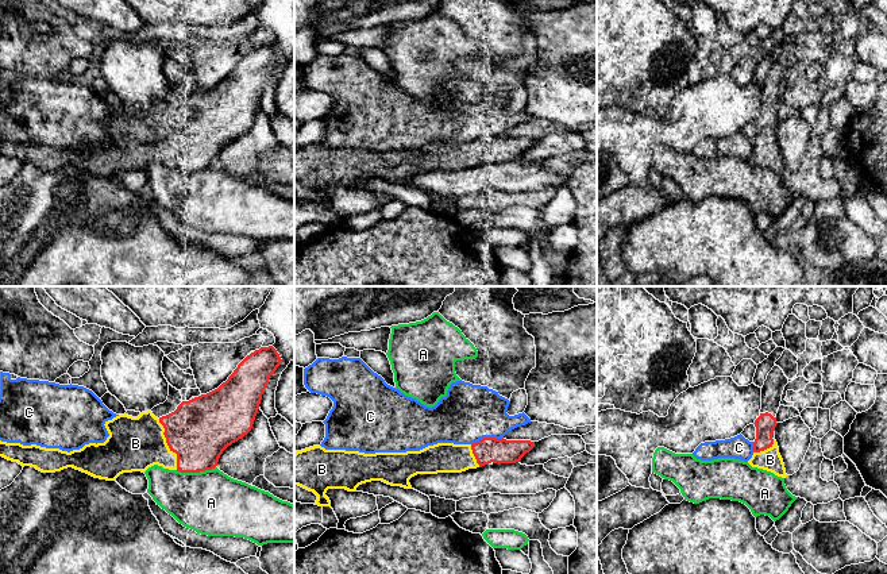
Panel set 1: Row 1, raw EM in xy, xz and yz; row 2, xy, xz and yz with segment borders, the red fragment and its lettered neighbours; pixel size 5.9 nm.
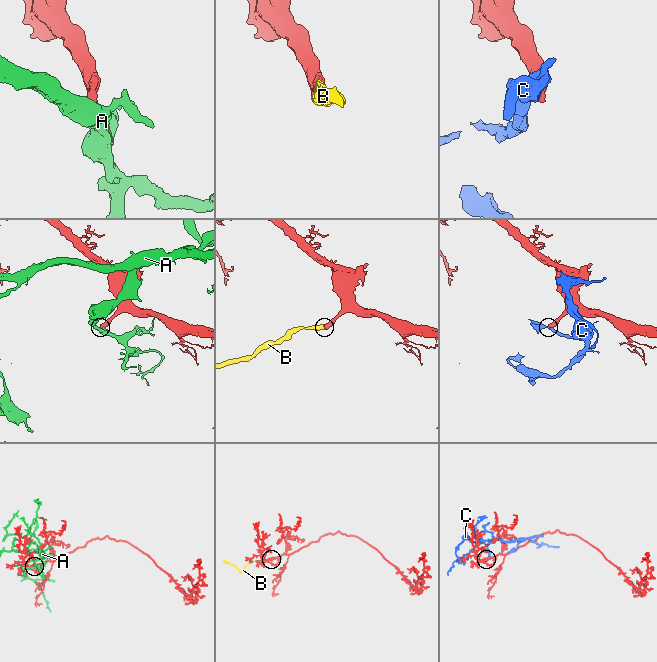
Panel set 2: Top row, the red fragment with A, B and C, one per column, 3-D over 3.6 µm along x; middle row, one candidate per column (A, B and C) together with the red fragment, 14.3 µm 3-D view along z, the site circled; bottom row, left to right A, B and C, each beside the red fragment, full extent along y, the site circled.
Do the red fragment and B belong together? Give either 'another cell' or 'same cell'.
same cell

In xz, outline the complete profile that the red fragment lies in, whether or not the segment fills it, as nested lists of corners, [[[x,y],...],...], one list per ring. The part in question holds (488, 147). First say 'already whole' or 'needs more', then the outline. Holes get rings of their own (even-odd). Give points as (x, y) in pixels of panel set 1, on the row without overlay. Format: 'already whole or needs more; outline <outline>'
needs more; outline [[[483,135],[473,142],[437,140],[420,149],[375,150],[325,147],[313,143],[294,151],[294,182],[317,193],[315,203],[331,204],[325,193],[328,186],[346,186],[355,189],[362,181],[382,178],[392,184],[412,186],[409,177],[417,172],[462,170],[489,161],[516,161],[535,145],[531,138],[506,138],[504,135]]]

